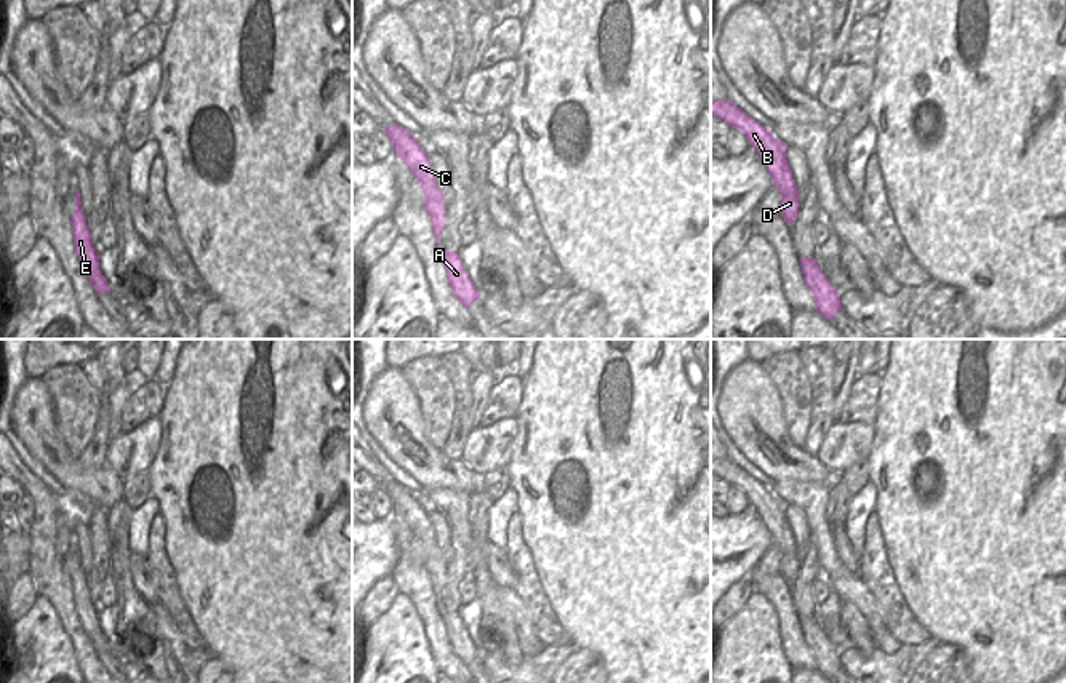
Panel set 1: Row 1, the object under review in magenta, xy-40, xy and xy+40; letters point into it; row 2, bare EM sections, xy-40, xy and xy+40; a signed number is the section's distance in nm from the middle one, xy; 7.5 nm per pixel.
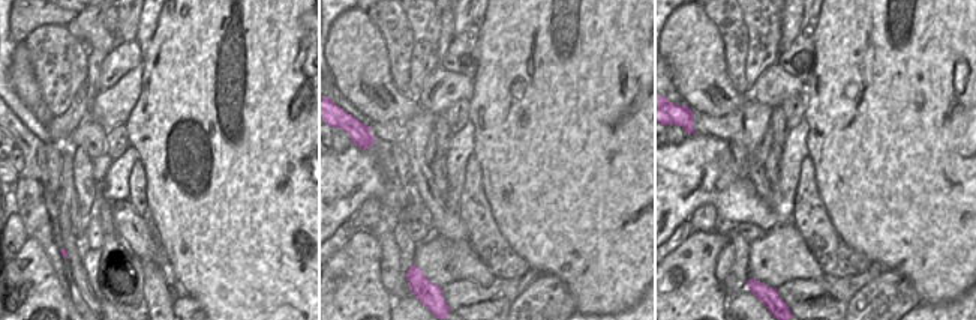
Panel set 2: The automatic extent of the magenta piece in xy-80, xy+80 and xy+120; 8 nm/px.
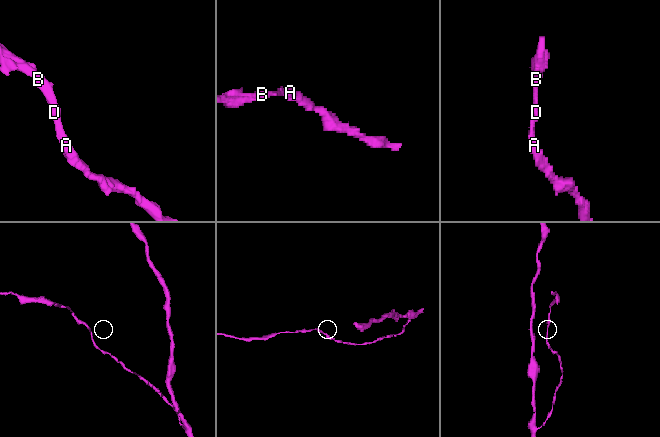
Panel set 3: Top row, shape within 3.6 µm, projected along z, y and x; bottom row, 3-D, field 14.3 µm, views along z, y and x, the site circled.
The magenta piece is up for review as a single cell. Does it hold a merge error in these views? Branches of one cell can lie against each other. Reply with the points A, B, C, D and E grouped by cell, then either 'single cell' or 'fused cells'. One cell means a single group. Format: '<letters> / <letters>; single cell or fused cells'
A B C D E; single cell

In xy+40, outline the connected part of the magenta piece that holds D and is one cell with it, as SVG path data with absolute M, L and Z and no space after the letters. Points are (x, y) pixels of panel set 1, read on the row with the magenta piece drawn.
M711 101L711 115L727 122L731 128L743 131L768 170L773 186L783 198L779 213L789 226L799 216L799 192L786 160L787 144L778 141L770 128L762 126L751 115L736 107L731 101Z

